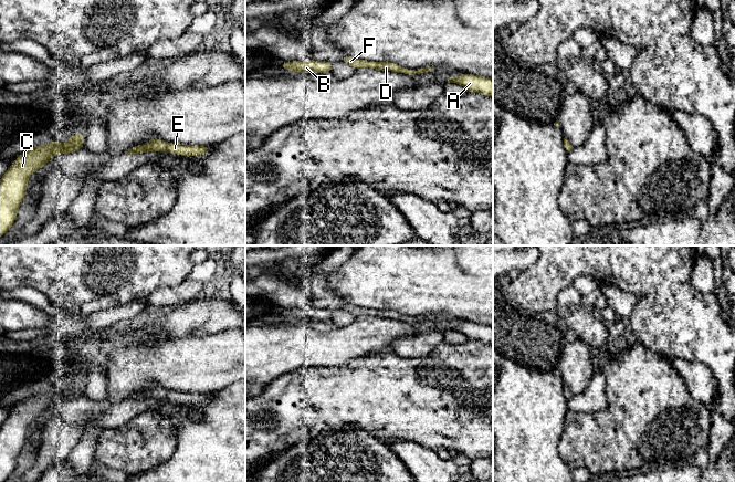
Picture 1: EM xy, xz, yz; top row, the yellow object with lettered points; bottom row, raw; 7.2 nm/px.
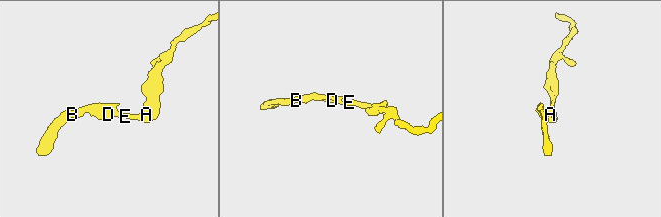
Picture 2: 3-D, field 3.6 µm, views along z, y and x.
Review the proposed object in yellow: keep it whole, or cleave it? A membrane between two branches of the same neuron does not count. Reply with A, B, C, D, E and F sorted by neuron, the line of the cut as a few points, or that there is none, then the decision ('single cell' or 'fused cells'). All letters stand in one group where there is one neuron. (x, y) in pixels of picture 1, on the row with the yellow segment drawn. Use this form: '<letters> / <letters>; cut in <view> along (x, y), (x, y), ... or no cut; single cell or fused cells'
A B C D E F; no cut; single cell

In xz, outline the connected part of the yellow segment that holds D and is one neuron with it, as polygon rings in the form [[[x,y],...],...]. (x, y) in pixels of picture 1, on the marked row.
[[[344,54],[342,62],[351,65],[355,70],[360,67],[375,69],[379,71],[391,71],[396,73],[403,73],[410,76],[420,75],[422,73],[428,73],[433,70],[433,66],[423,67],[420,70],[405,69],[399,64],[392,62],[372,62],[367,60],[360,60],[350,55]]]

